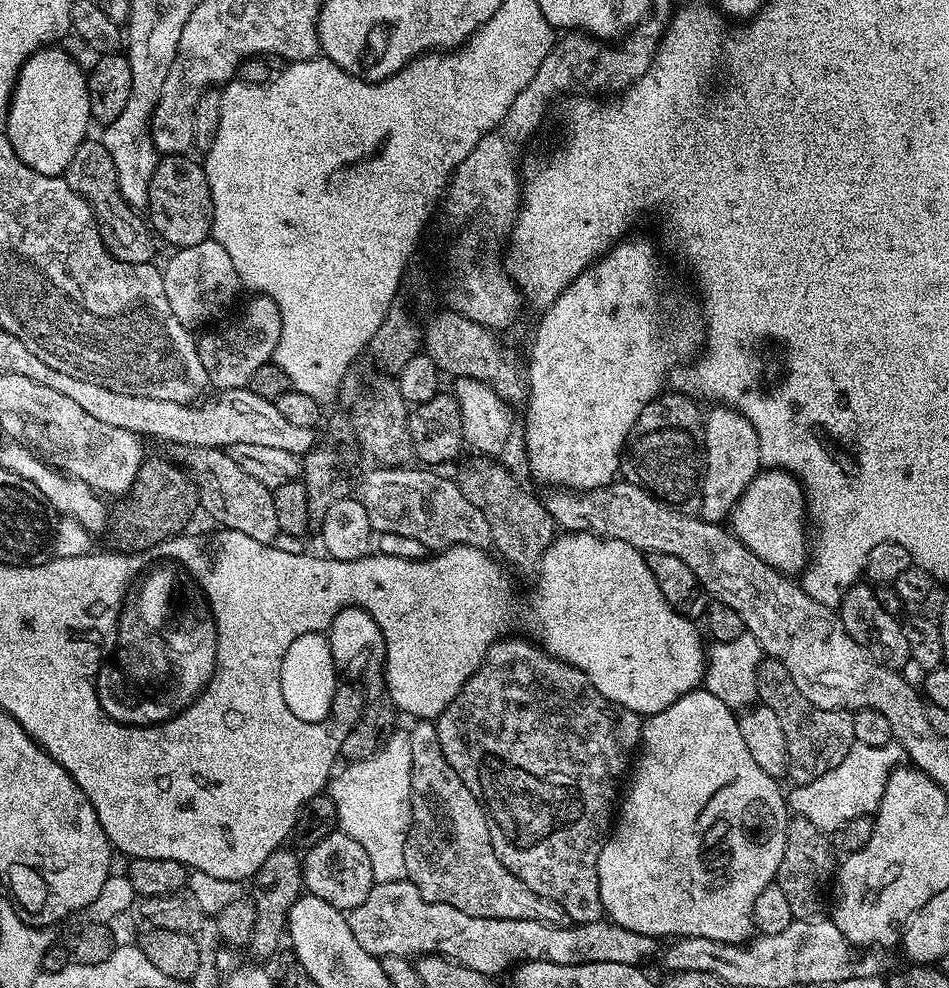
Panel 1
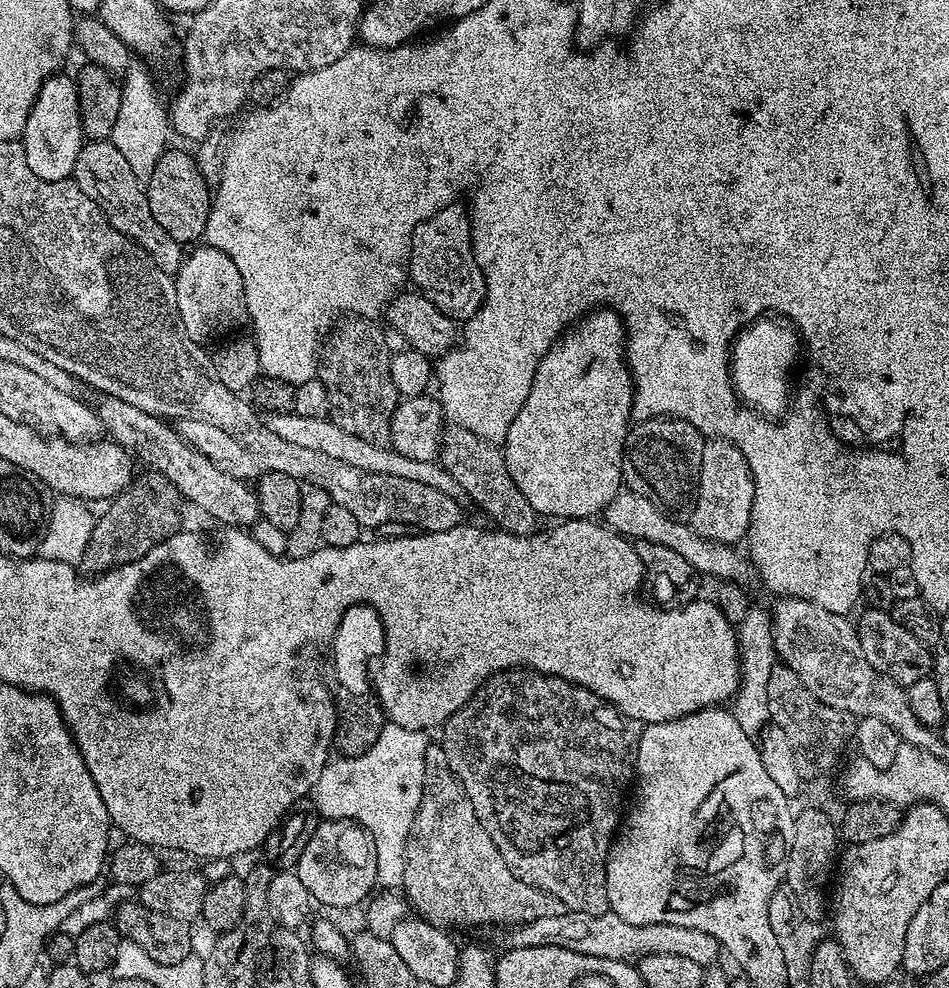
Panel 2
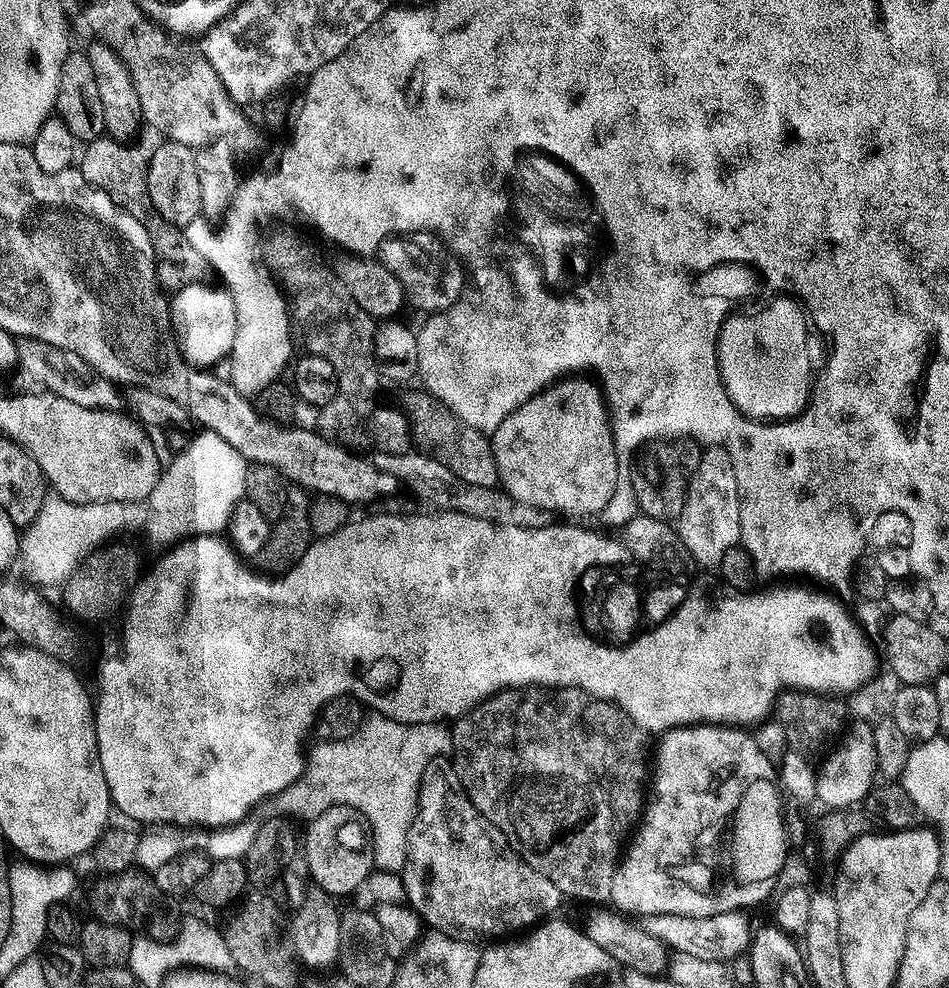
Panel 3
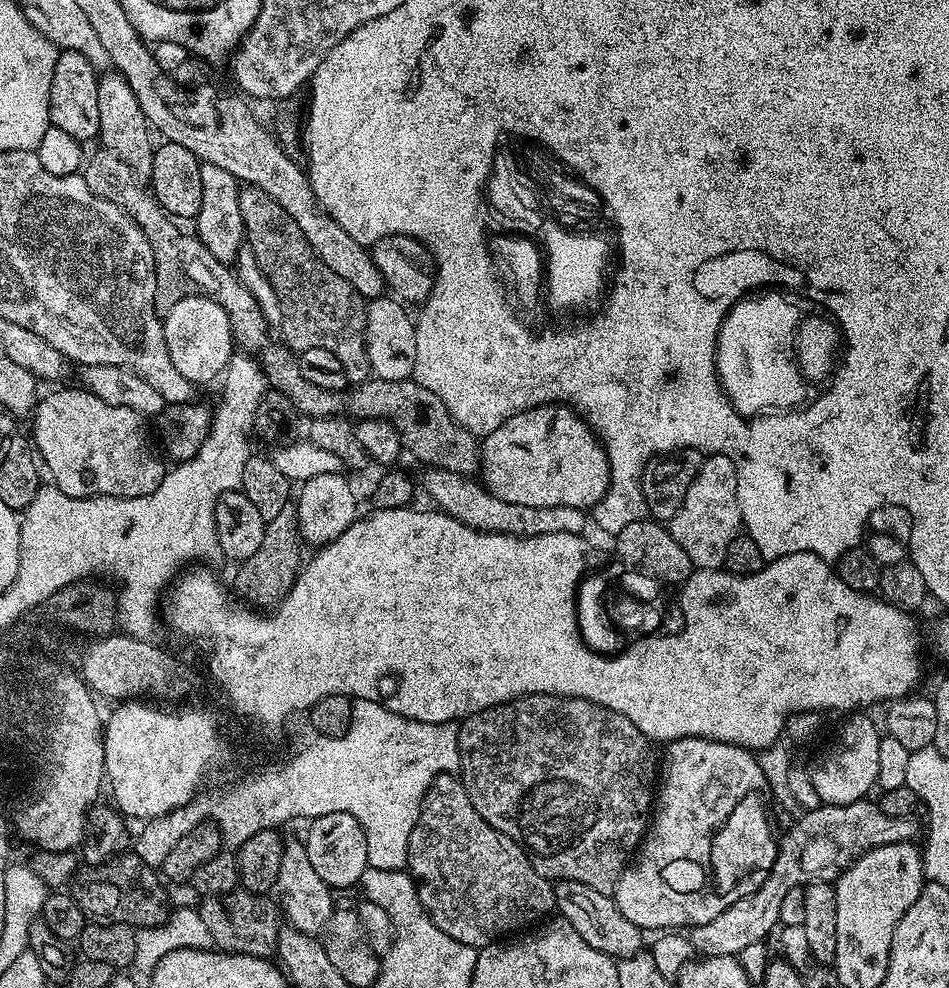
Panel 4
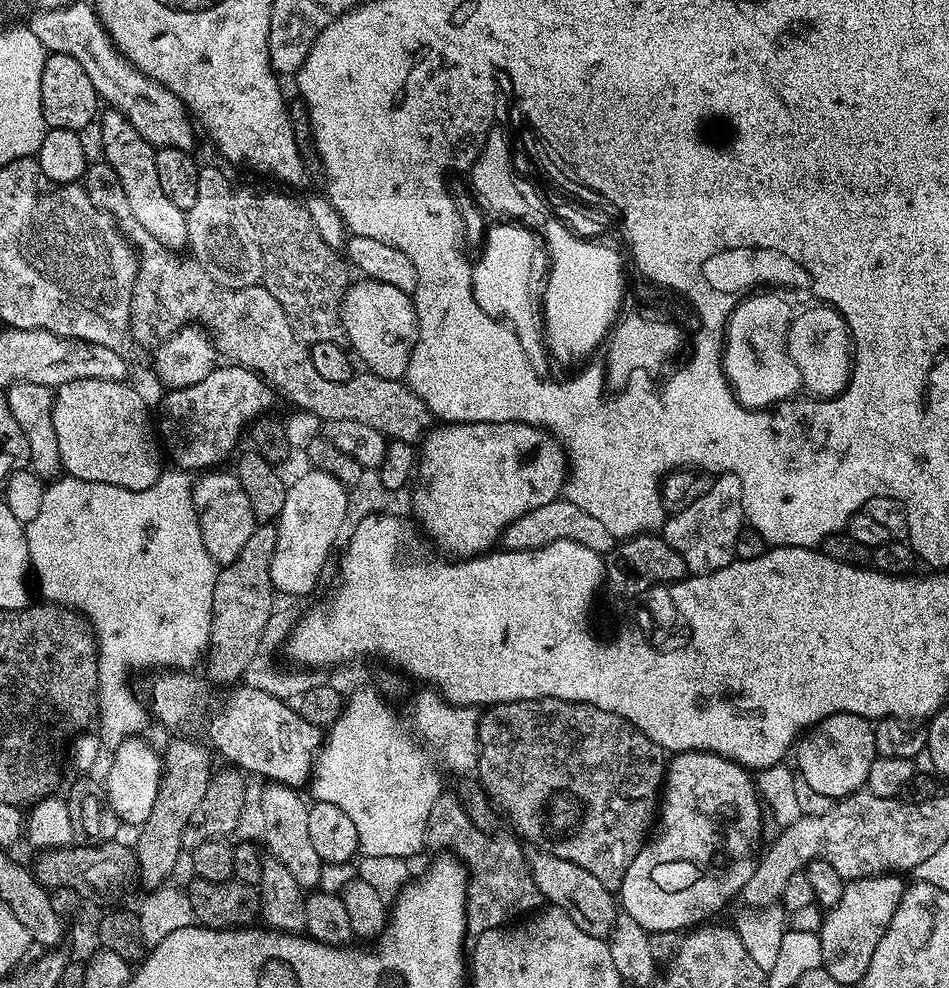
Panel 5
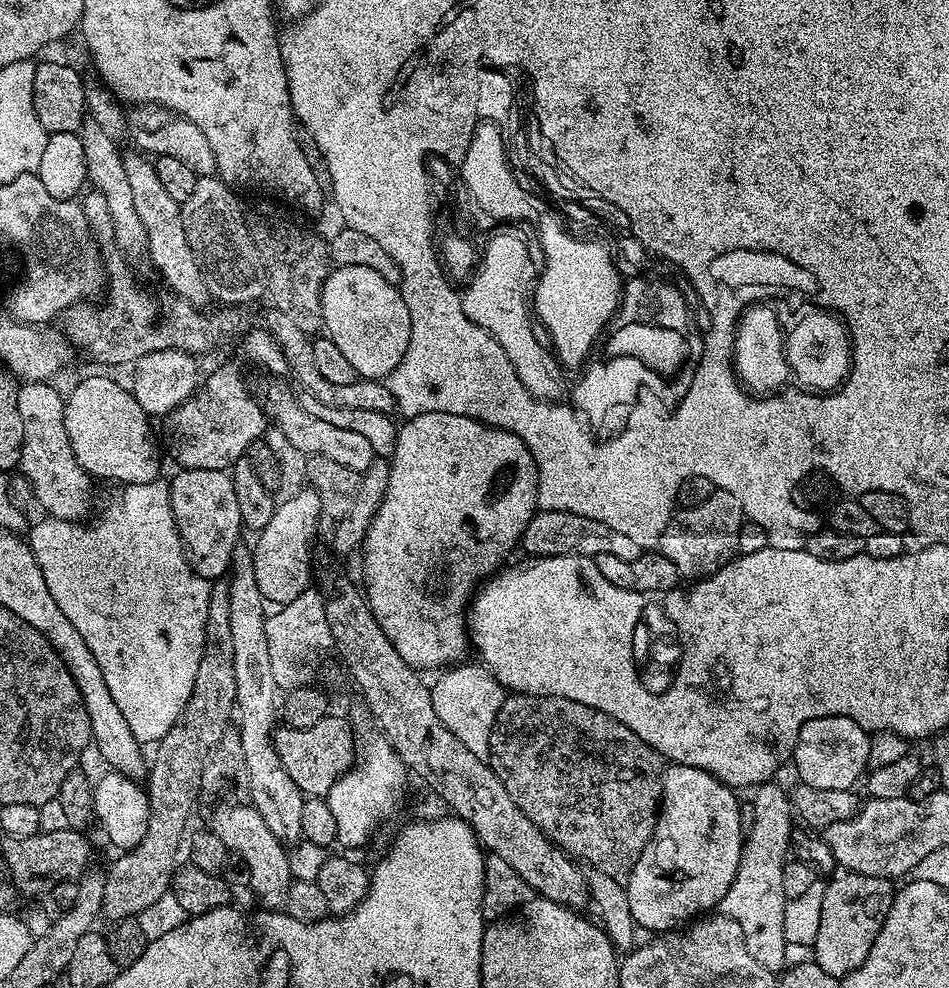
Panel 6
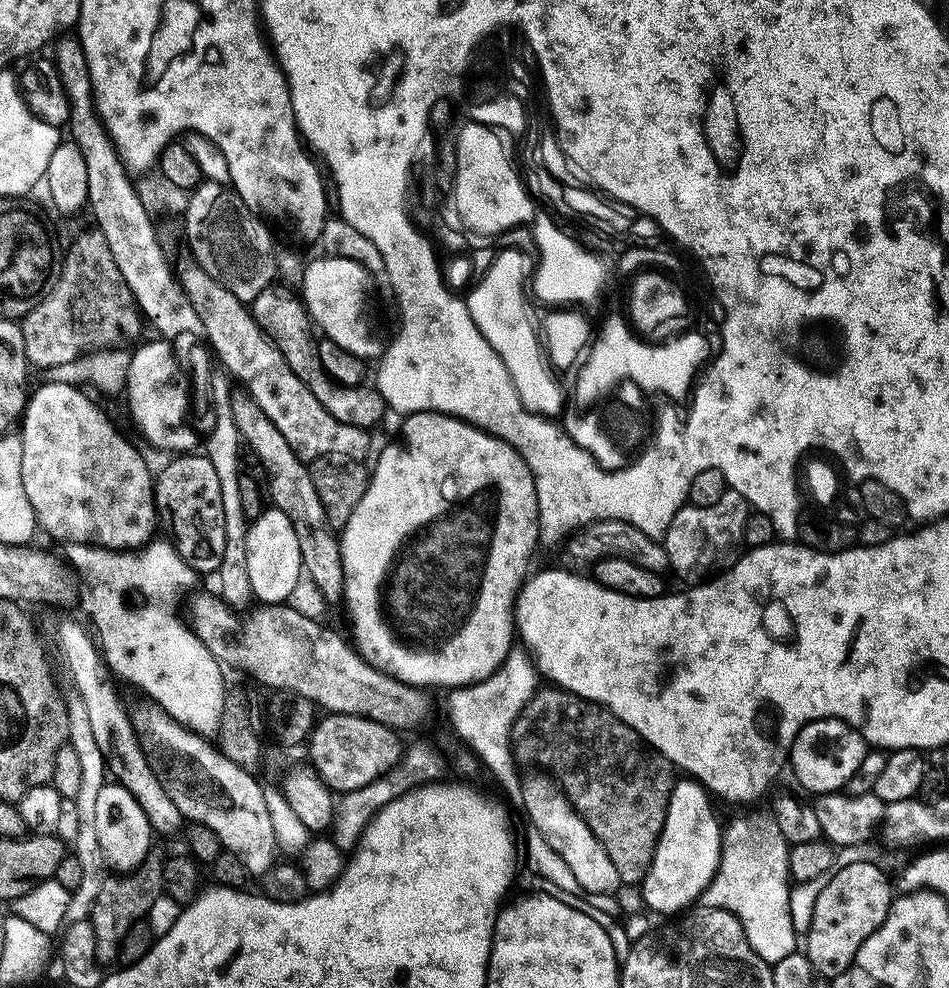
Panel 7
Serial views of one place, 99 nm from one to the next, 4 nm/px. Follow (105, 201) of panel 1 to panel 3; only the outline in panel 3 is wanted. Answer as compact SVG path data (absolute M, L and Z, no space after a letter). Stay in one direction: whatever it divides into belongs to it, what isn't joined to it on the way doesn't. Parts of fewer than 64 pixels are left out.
M107 134L101 136L99 140L87 141L79 153L78 167L81 174L86 178L86 182L90 182L92 187L102 190L119 208L123 208L125 212L138 218L138 222L142 222L142 226L146 226L156 251L156 276L160 280L160 287L175 294L179 288L185 288L187 284L203 281L205 279L204 272L209 271L208 263L206 258L202 258L202 254L198 254L198 250L194 250L194 246L190 246L190 242L186 242L181 229L175 228L170 222L166 222L162 218L162 214L158 214L158 210L154 210L154 202L150 202L150 194L148 193L148 178L145 169L142 167L141 161L139 164L132 157L132 152L127 148L128 146L127 143L114 140Z

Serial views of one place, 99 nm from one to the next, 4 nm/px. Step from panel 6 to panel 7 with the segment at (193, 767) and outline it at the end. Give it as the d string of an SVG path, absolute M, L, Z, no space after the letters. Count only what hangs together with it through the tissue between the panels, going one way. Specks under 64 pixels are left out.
M150 854L132 872L109 875L102 882L102 891L98 898L94 898L92 907L92 929L94 930L94 944L101 965L108 966L111 960L115 961L120 955L120 943L126 938L126 930L130 926L141 923L147 917L150 906L164 891L164 860Z

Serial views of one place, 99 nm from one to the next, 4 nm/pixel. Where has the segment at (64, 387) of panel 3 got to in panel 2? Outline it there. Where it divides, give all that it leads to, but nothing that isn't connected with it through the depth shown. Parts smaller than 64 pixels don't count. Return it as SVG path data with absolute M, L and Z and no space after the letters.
M101 395L99 399L100 405L95 405L94 411L100 418L103 431L107 435L109 432L112 435L109 437L125 448L139 463L141 460L145 469L170 478L170 482L176 484L176 489L187 503L189 500L194 507L201 508L208 516L213 516L215 523L220 526L248 530L261 519L255 491L245 481L231 477L219 464L199 453L194 446L188 445L167 419L146 410L138 410L138 406L122 402L122 398Z

